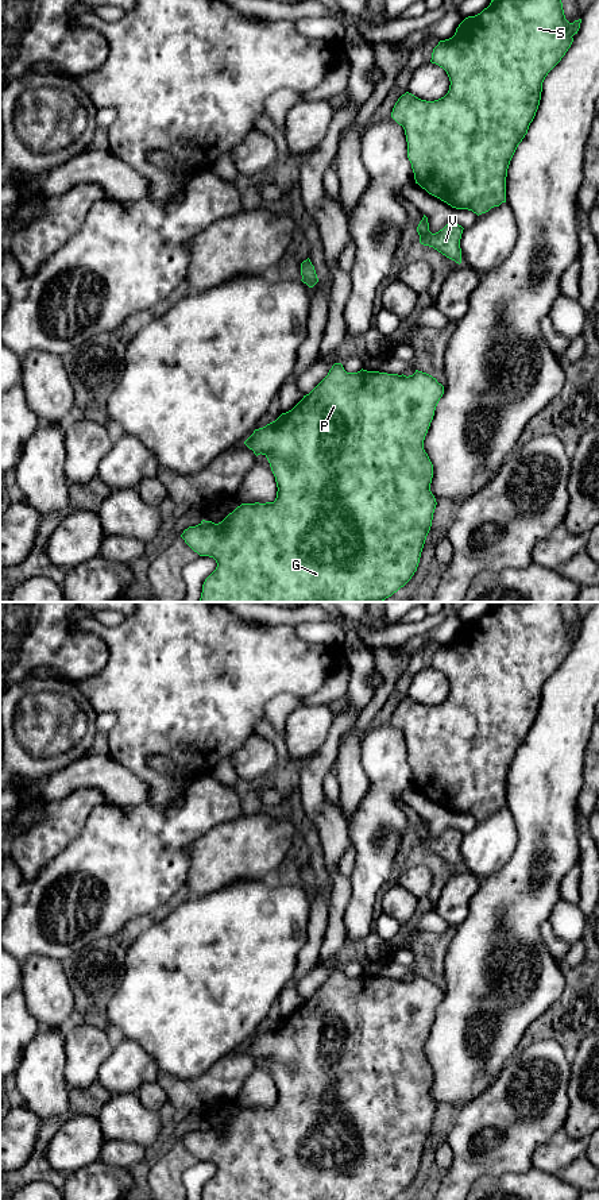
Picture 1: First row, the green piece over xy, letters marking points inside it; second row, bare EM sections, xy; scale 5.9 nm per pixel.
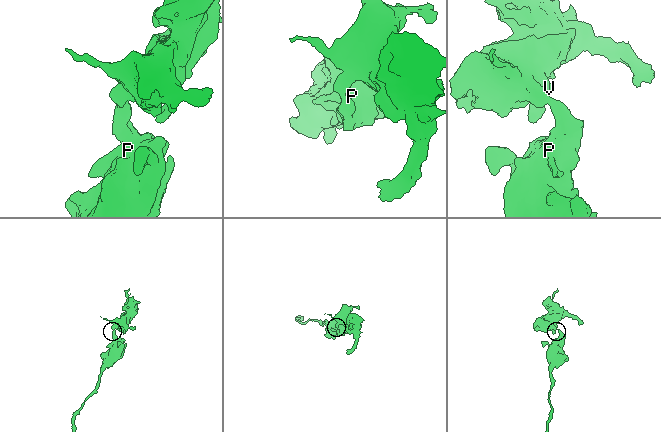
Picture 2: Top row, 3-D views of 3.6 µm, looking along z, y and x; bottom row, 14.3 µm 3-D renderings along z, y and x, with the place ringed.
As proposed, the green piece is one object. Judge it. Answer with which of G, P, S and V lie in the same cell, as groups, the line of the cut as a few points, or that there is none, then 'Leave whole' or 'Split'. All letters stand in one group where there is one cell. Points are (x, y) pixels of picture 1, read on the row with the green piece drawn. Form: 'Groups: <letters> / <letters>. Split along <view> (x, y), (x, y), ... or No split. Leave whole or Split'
Groups: G P S V. No split. Leave whole

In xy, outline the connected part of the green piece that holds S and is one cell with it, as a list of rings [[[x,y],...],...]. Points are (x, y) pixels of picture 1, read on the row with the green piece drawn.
[[[491,0],[490,5],[480,13],[465,18],[459,24],[452,38],[440,40],[438,45],[433,49],[430,62],[438,65],[447,72],[451,81],[448,93],[438,100],[426,101],[406,92],[398,99],[391,112],[391,117],[405,130],[407,158],[411,163],[416,184],[452,208],[468,209],[478,216],[488,212],[494,207],[499,207],[502,202],[506,202],[506,177],[510,161],[518,144],[527,134],[529,126],[536,116],[545,77],[561,61],[571,47],[573,42],[572,36],[577,34],[580,23],[581,19],[575,20],[573,23],[569,23],[565,19],[561,0]]]

